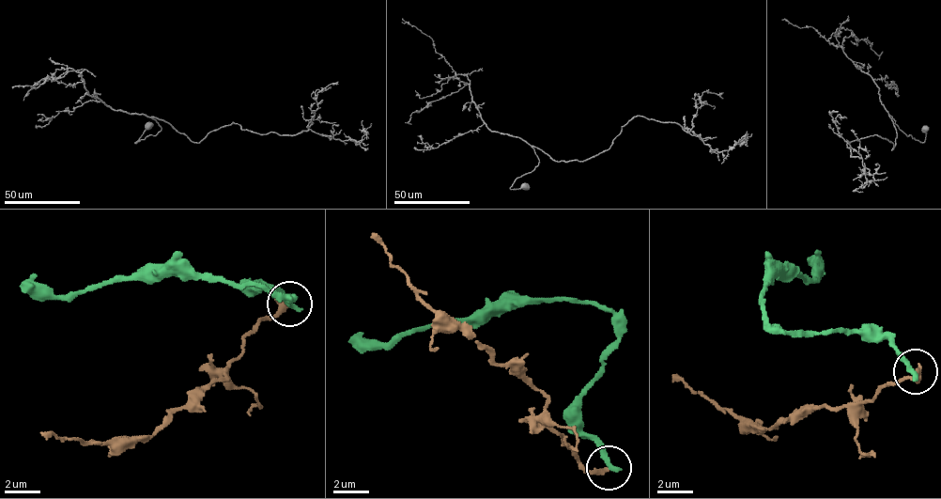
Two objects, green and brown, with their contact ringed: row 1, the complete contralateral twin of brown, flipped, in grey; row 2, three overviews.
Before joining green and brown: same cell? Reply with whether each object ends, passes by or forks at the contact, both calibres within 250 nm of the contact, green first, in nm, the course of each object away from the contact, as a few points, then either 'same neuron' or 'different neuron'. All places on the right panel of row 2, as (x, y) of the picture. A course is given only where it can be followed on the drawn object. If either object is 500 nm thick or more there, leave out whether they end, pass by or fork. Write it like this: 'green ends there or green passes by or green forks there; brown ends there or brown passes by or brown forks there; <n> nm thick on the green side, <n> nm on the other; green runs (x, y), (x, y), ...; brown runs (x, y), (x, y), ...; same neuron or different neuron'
green ends there; brown ends there; 360 nm thick on the green side, 320 nm on the other; green runs (917, 370), (883, 336), (778, 330), (765, 314), (772, 271), (787, 274), (788, 269), (814, 276), (816, 257); brown runs (917, 370), (913, 382), (896, 379), (853, 406), (823, 402), (768, 429), (735, 417), (671, 376); different neuron

